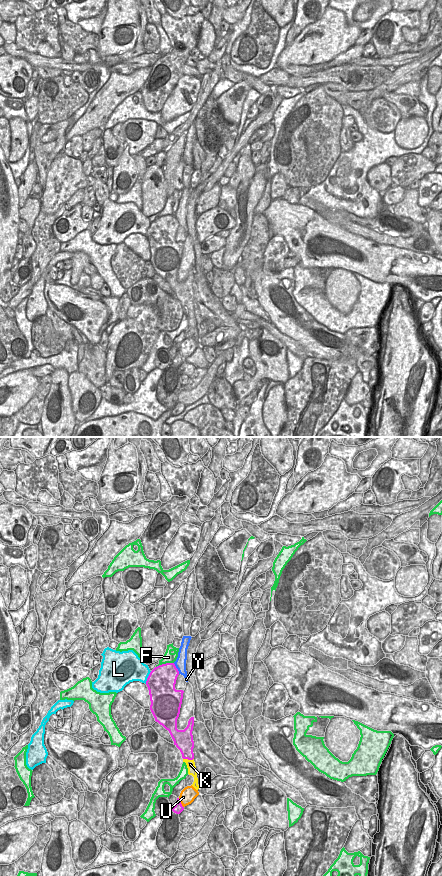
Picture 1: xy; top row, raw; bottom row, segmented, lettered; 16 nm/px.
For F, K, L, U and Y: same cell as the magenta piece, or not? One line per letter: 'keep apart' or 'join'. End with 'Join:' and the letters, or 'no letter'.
F: keep apart
K: keep apart
L: keep apart
U: keep apart
Y: join
Join: Y

